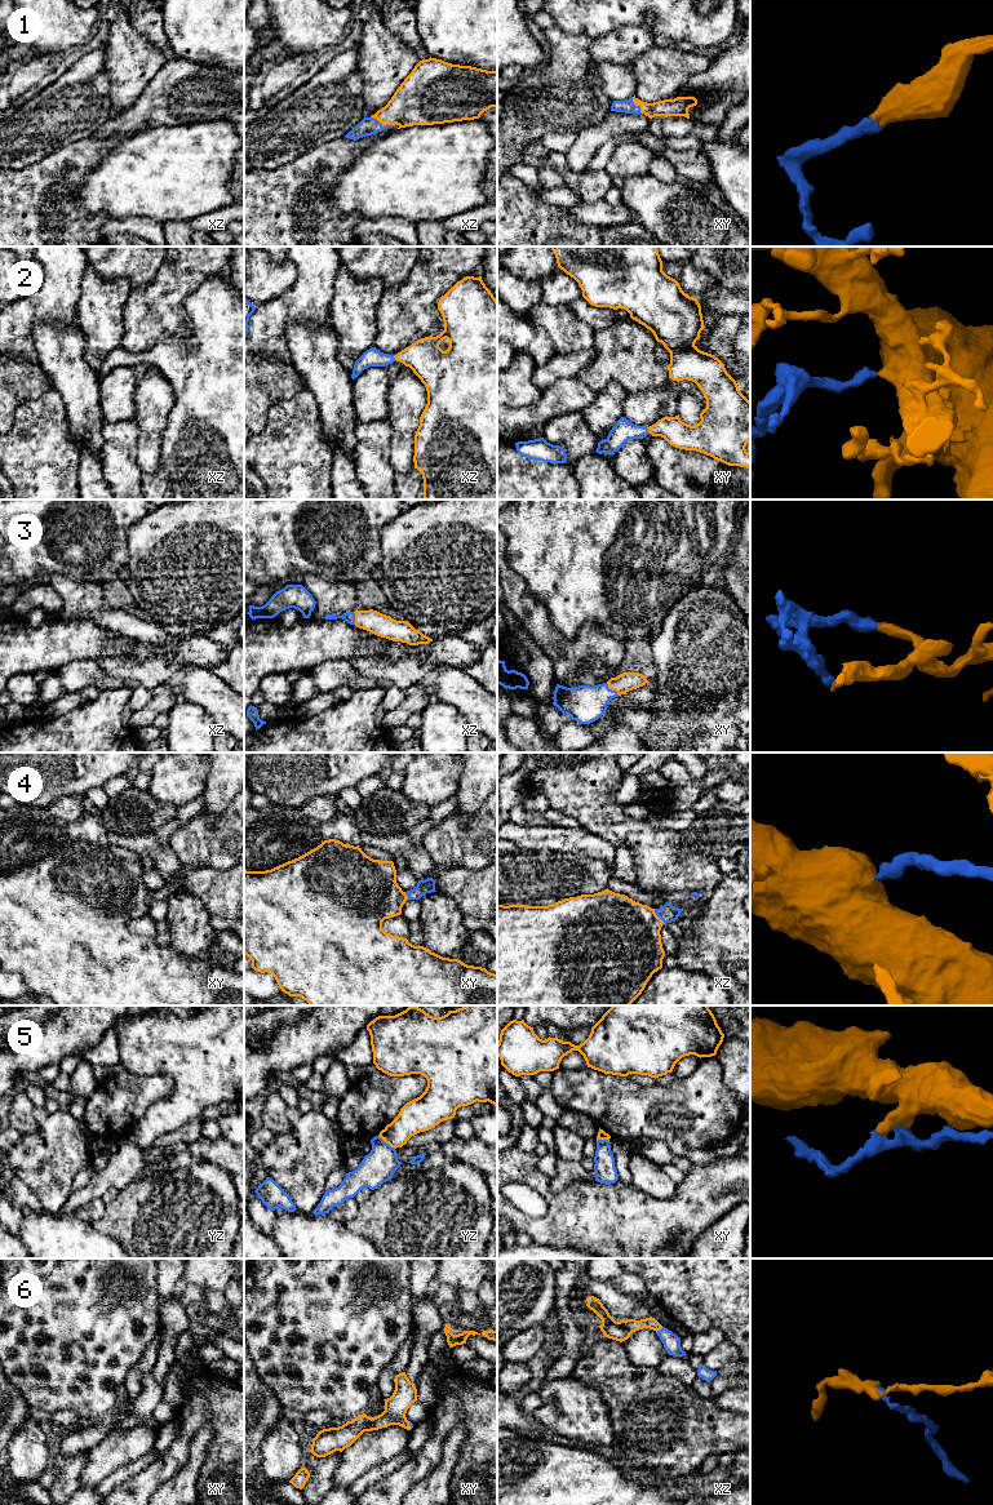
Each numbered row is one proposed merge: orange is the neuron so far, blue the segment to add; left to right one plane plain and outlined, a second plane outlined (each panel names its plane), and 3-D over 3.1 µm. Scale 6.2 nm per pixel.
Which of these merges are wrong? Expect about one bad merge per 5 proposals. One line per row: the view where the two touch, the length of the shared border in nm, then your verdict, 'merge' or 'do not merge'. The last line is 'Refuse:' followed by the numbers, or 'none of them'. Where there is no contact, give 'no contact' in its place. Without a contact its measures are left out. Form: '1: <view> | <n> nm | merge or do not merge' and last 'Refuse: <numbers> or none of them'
1: xz | 130 nm | merge
2: xy | 50 nm | merge
3: xy | 120 nm | merge
4: xz | 110 nm | merge
5: yz | 140 nm | do not merge
6: xz | 60 nm | merge
Refuse: 5

